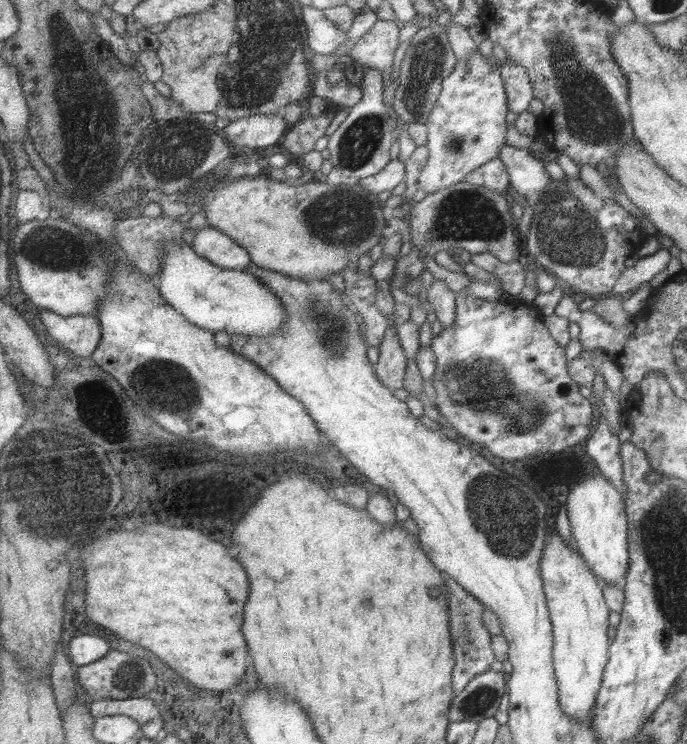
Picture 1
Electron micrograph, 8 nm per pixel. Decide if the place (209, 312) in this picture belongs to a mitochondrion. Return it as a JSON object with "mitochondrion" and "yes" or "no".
{"mitochondrion":"no"}

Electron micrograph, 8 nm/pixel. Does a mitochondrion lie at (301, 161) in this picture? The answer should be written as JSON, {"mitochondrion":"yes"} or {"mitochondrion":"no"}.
{"mitochondrion":"no"}

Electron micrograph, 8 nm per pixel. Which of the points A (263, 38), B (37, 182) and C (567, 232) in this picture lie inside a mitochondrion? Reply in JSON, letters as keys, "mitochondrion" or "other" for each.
{"A":"mitochondrion","B":"other","C":"mitochondrion"}

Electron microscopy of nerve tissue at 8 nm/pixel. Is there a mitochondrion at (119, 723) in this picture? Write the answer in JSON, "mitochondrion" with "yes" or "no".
{"mitochondrion":"no"}

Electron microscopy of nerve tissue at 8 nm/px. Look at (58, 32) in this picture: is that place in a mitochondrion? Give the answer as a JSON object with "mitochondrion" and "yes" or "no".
{"mitochondrion":"no"}

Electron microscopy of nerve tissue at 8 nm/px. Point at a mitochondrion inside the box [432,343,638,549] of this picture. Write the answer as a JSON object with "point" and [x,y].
{"point":[474,373]}

